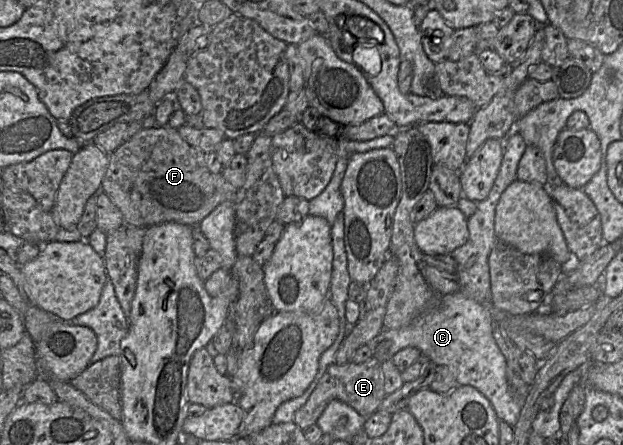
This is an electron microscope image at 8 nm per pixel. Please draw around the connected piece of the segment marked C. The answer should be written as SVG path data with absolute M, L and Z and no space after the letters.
M513 131L506 137L504 140L505 153L495 183L487 198L477 202L476 211L473 215L468 217L468 240L465 244L456 248L452 252L452 256L457 263L455 273L457 273L459 277L461 290L446 295L440 295L439 303L428 308L417 318L416 321L397 329L383 328L373 340L378 342L382 340L388 340L391 343L389 350L391 356L394 356L398 350L406 346L414 346L418 348L421 353L430 358L435 364L448 366L454 373L458 385L472 385L483 391L492 401L497 417L505 419L510 424L517 423L522 410L522 405L513 396L510 390L506 377L506 359L494 338L492 318L492 308L494 307L489 306L491 287L488 258L497 240L495 235L496 206L505 189L517 179L519 162L523 156L523 153L525 152L526 147L527 144L519 132Z

